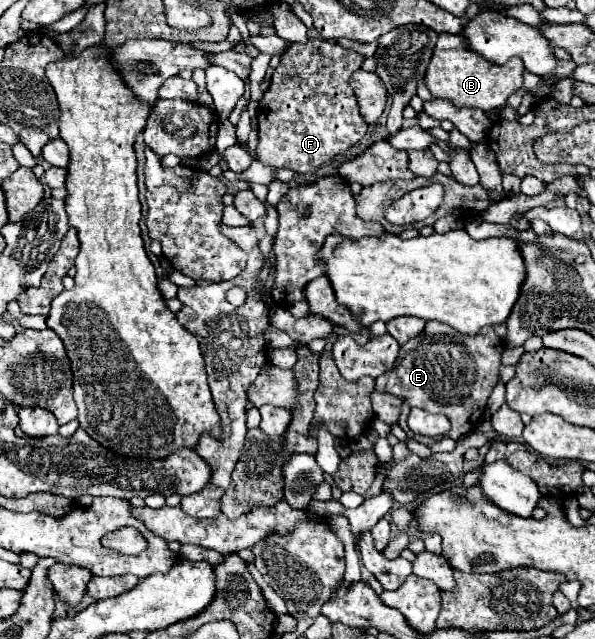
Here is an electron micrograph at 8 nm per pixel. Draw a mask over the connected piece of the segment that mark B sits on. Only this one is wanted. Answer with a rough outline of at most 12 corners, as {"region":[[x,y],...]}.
{"region":[[440,33],[426,71],[434,97],[482,111],[522,89],[524,63],[496,65],[462,33]]}

